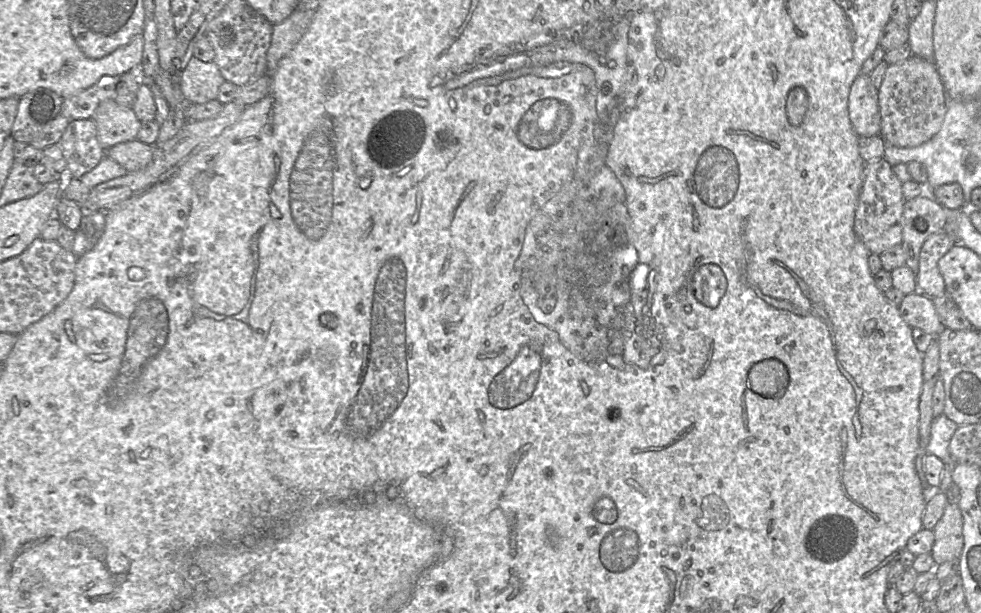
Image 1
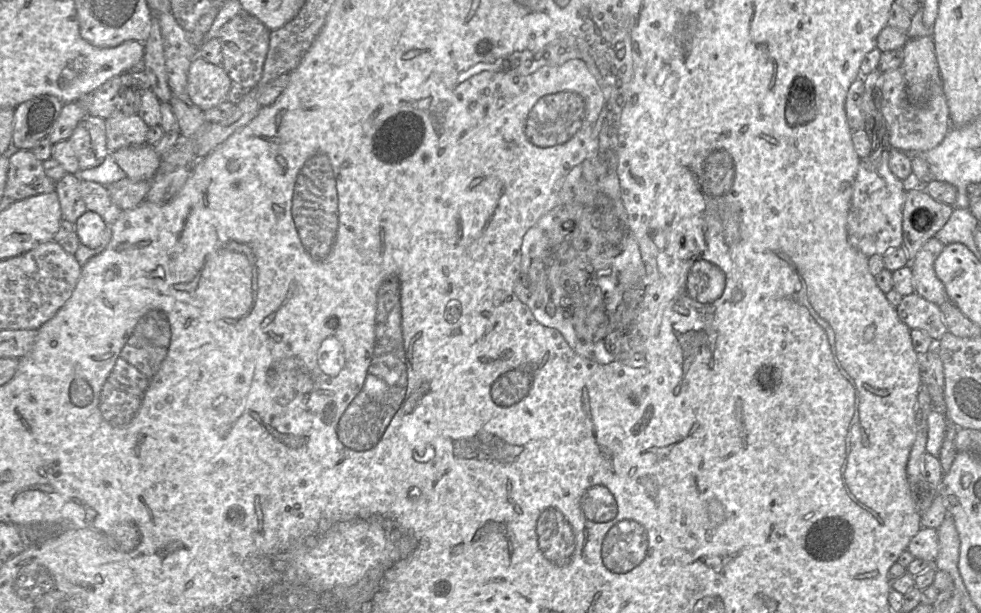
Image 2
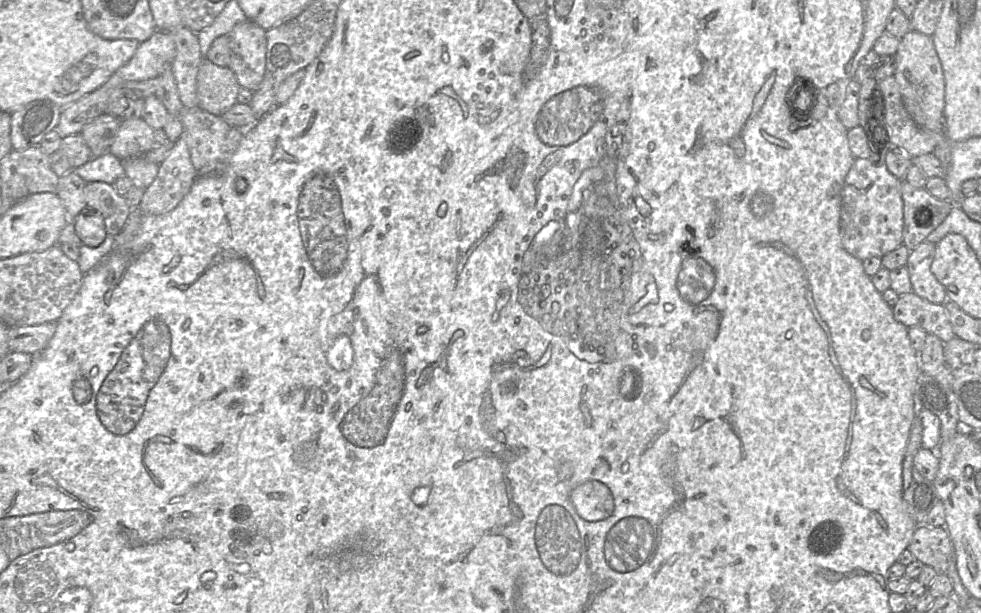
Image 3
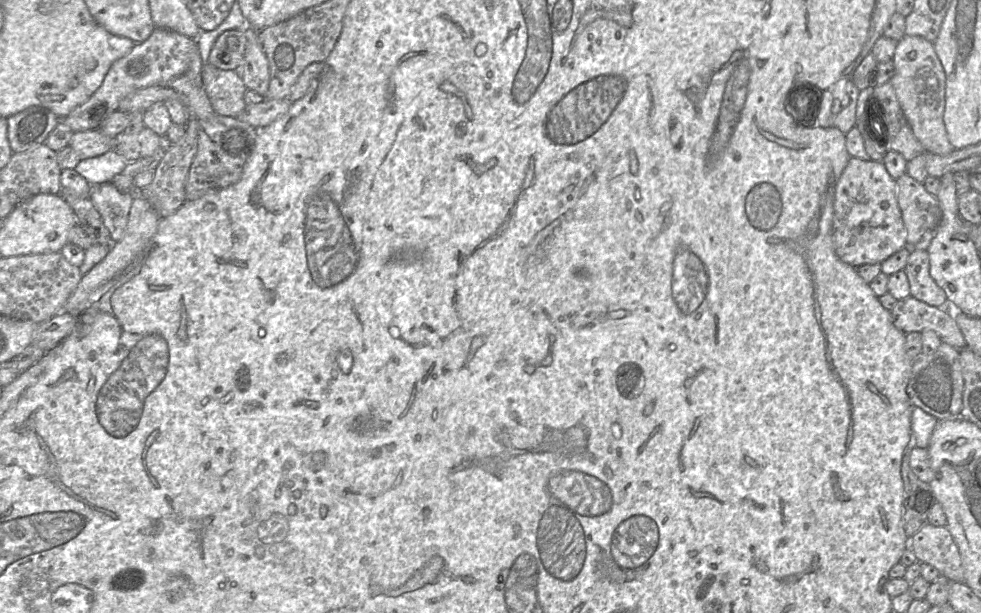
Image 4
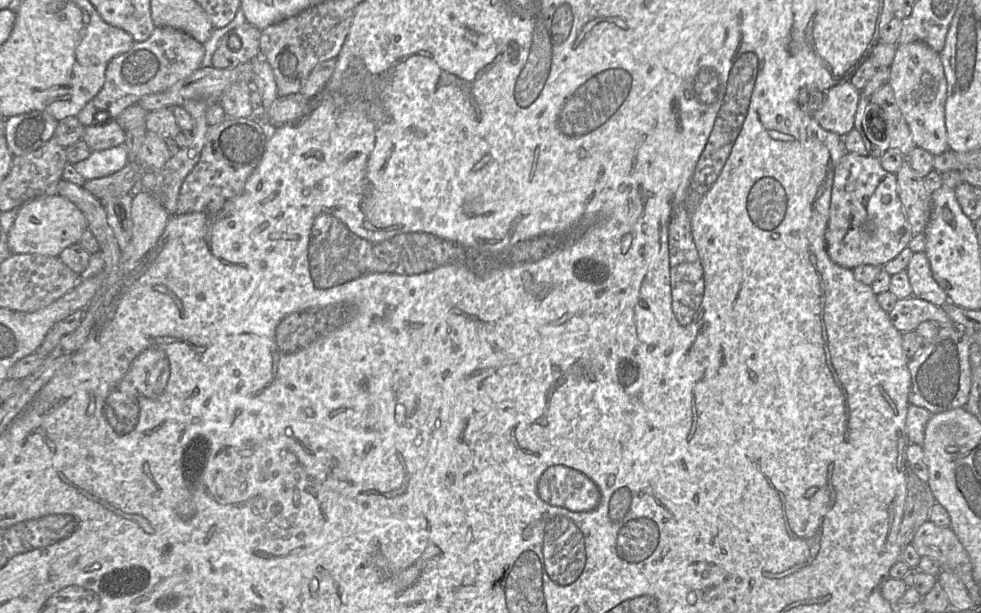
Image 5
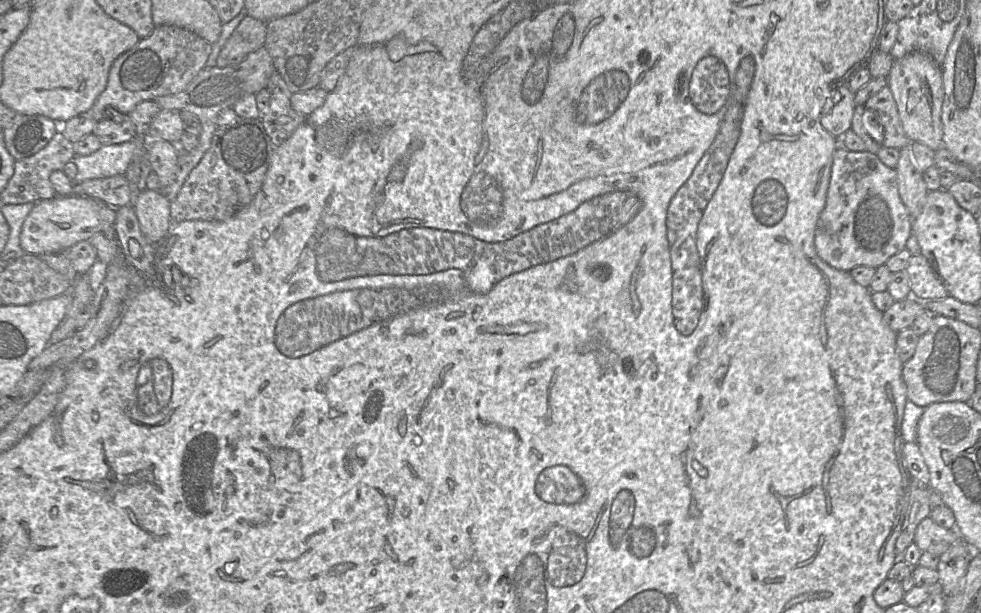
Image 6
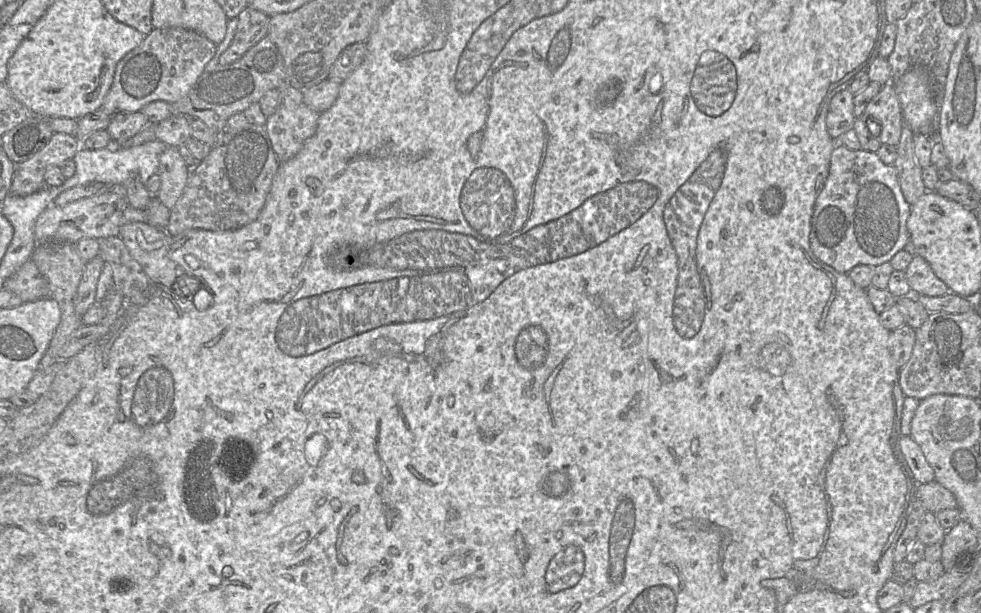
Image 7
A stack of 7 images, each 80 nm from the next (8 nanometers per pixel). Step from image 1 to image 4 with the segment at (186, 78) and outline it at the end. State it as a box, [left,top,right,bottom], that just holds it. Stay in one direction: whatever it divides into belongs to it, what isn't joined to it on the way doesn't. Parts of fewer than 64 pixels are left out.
[202,63,246,117]

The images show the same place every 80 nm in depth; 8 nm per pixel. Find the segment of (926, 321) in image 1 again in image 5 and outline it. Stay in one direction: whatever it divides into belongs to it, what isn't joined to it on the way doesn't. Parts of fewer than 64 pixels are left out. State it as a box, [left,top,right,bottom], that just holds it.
[888,297,958,333]

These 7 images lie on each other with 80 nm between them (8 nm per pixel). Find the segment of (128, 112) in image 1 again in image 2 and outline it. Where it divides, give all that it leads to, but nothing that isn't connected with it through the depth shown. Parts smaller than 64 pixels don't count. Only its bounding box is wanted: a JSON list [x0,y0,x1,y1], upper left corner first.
[105,112,148,153]

